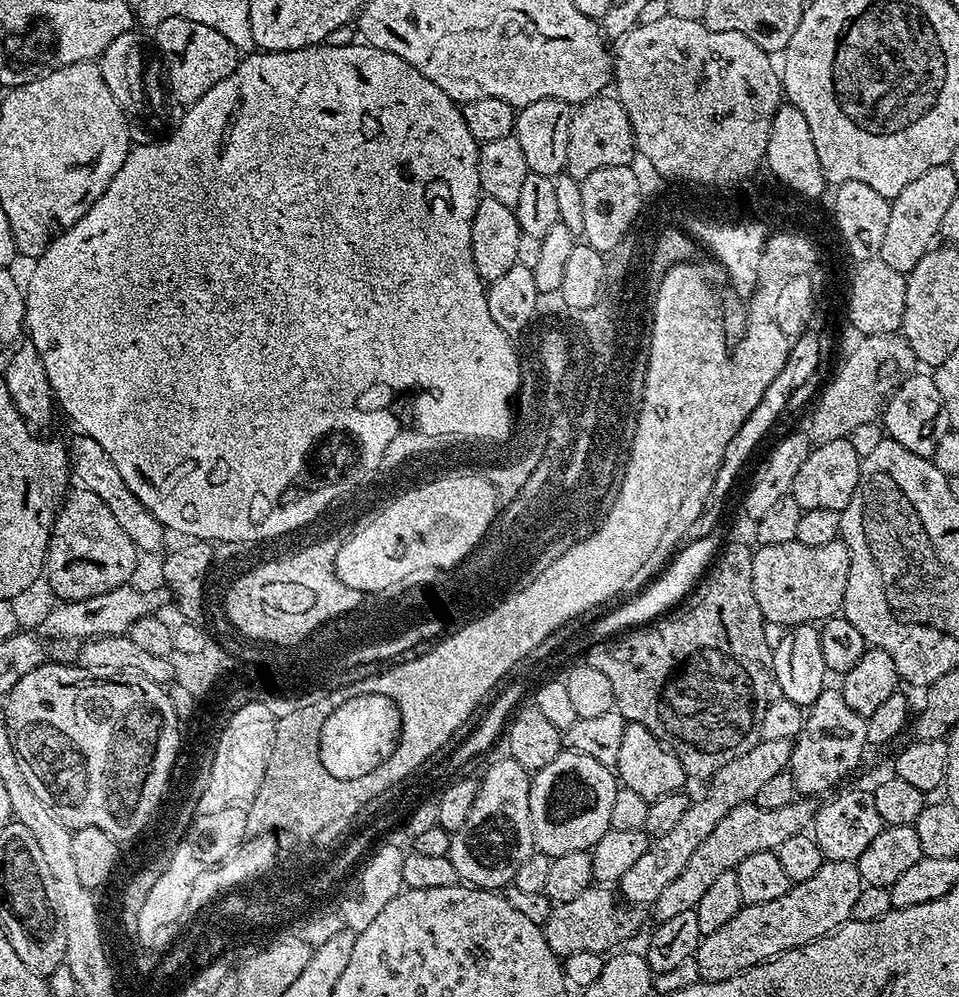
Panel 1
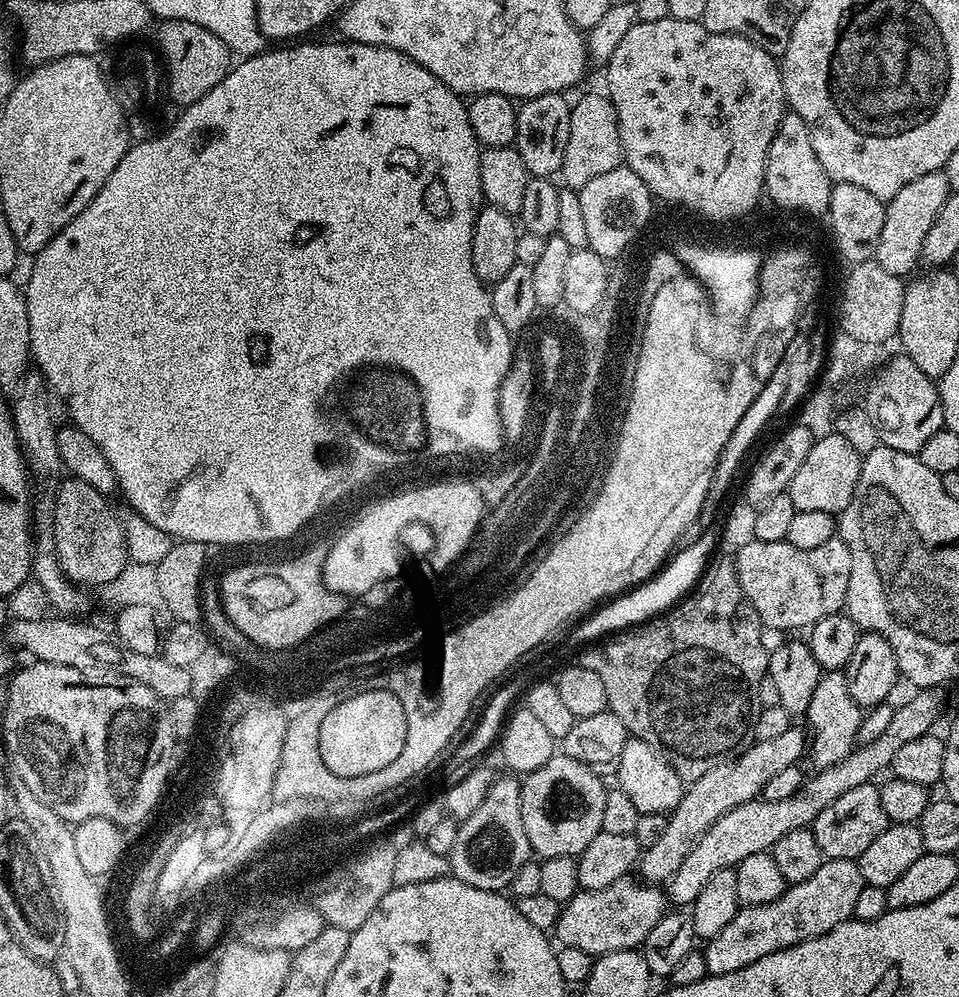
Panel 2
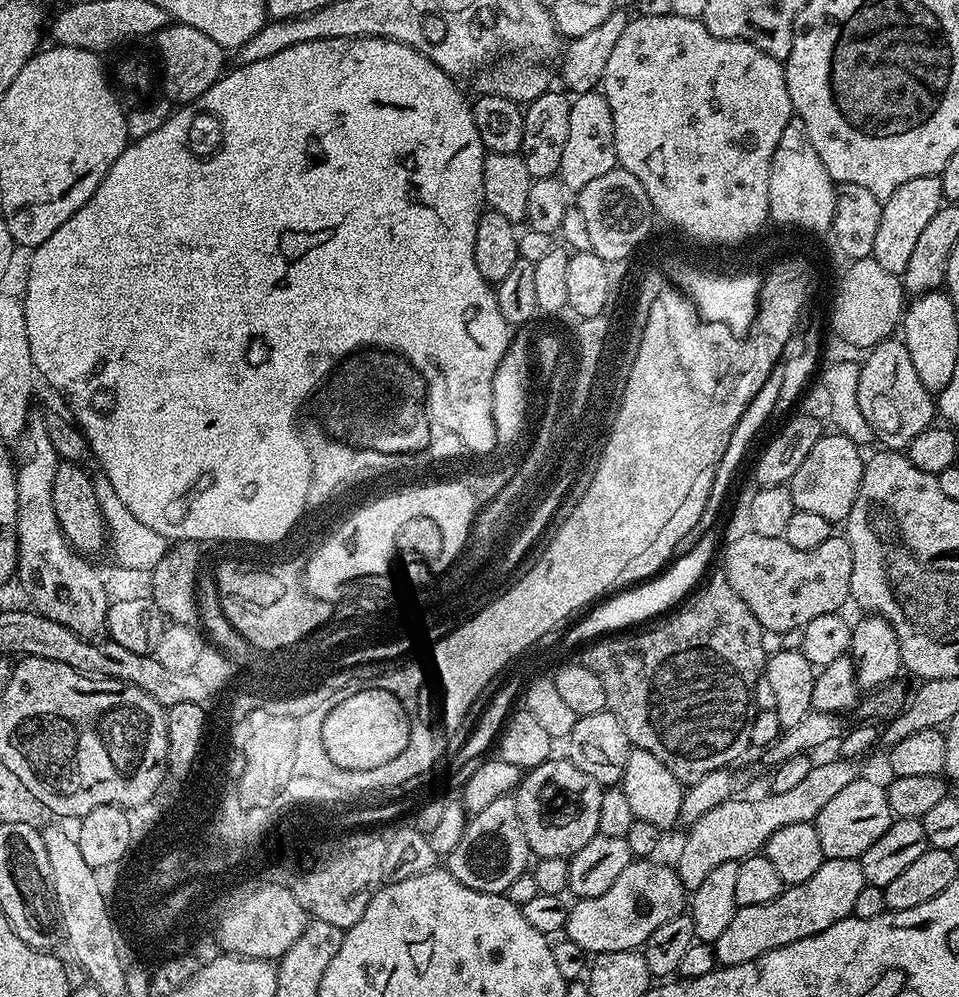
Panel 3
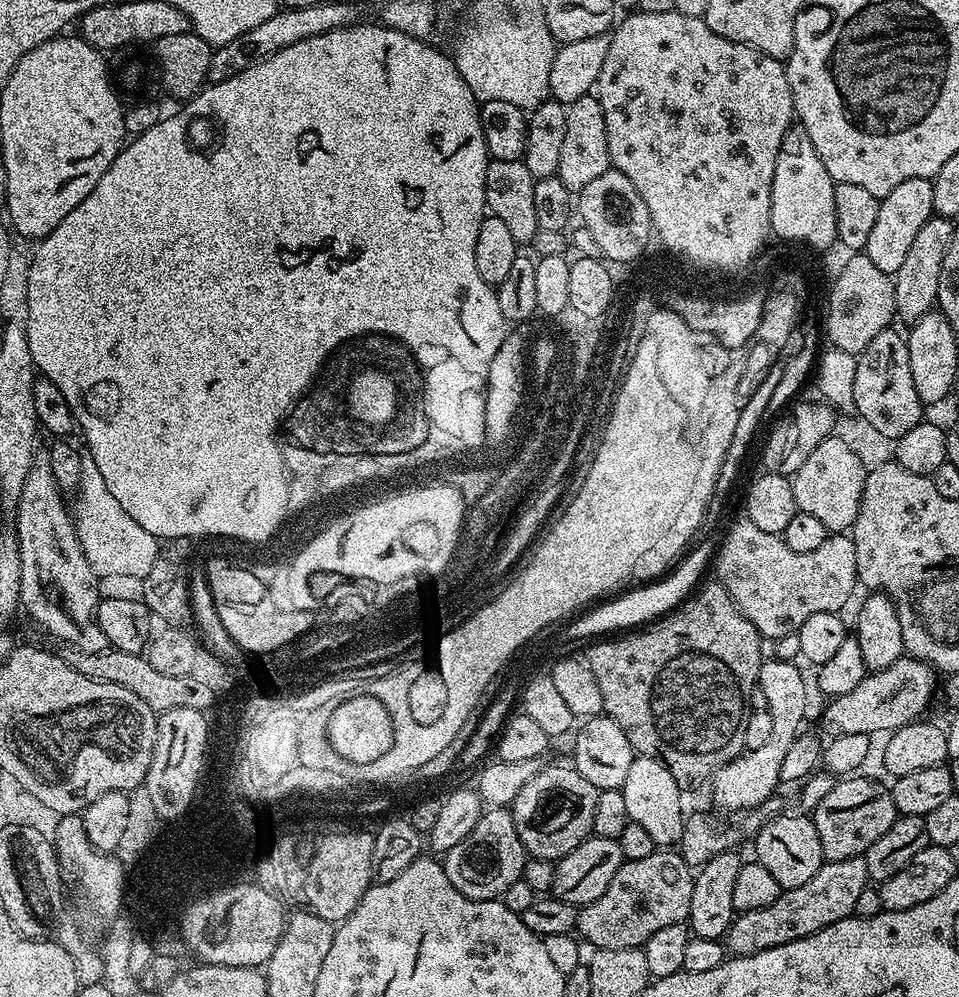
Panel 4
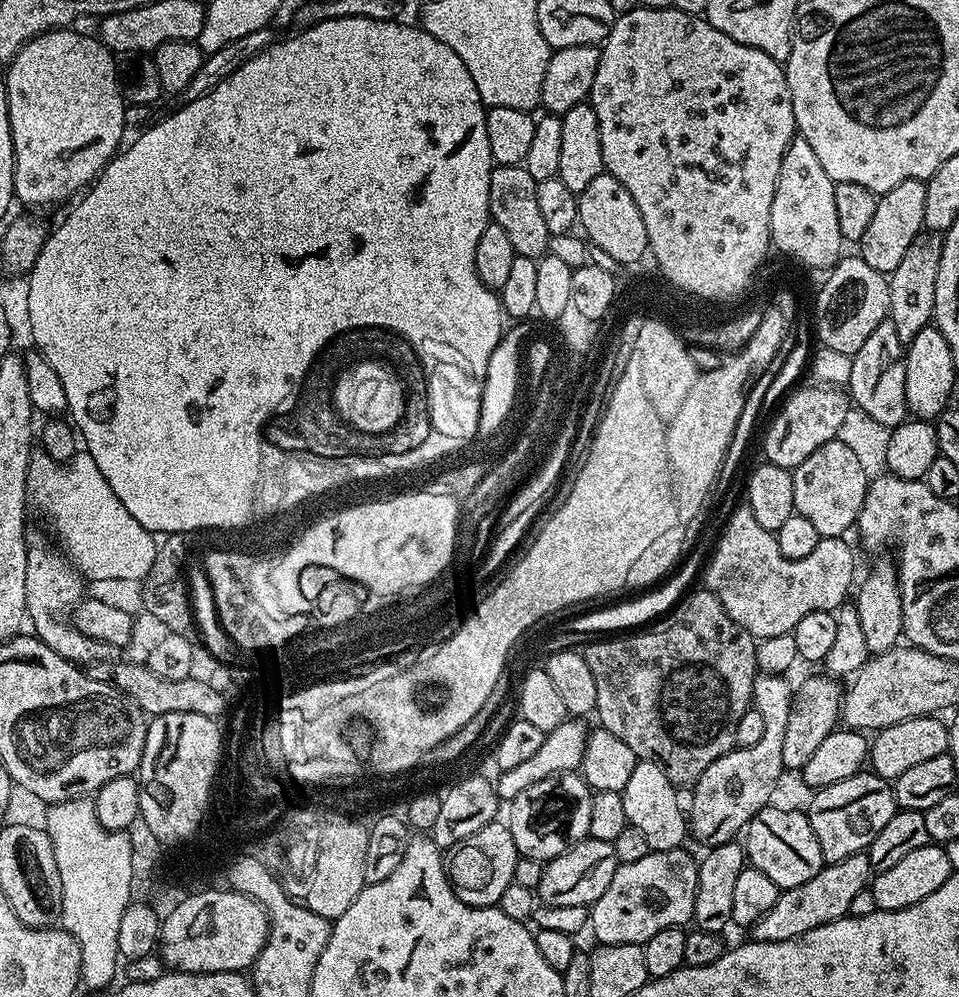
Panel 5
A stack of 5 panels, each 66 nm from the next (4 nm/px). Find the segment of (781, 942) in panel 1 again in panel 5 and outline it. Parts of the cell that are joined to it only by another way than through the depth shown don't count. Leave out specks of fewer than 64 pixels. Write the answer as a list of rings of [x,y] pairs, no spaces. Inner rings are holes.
[[[867,851],[854,854],[850,858],[842,858],[842,862],[825,864],[810,882],[802,882],[802,886],[785,888],[780,893],[778,902],[758,918],[758,922],[750,929],[753,940],[766,942],[786,942],[786,938],[798,938],[806,934],[806,930],[814,930],[818,926],[826,926],[826,922],[834,922],[848,915],[850,902],[858,895],[858,890],[869,887],[872,867],[868,861]]]

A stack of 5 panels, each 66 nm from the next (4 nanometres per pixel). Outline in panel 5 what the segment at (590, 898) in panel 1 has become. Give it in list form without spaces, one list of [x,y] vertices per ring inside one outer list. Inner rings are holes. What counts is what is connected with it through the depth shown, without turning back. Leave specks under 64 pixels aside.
[[[683,847],[665,852],[649,851],[646,858],[638,858],[638,862],[626,862],[619,865],[610,878],[610,886],[590,905],[590,932],[597,936],[600,944],[638,944],[643,946],[658,930],[667,928],[684,928],[694,914],[694,898],[698,886],[698,864]]]

